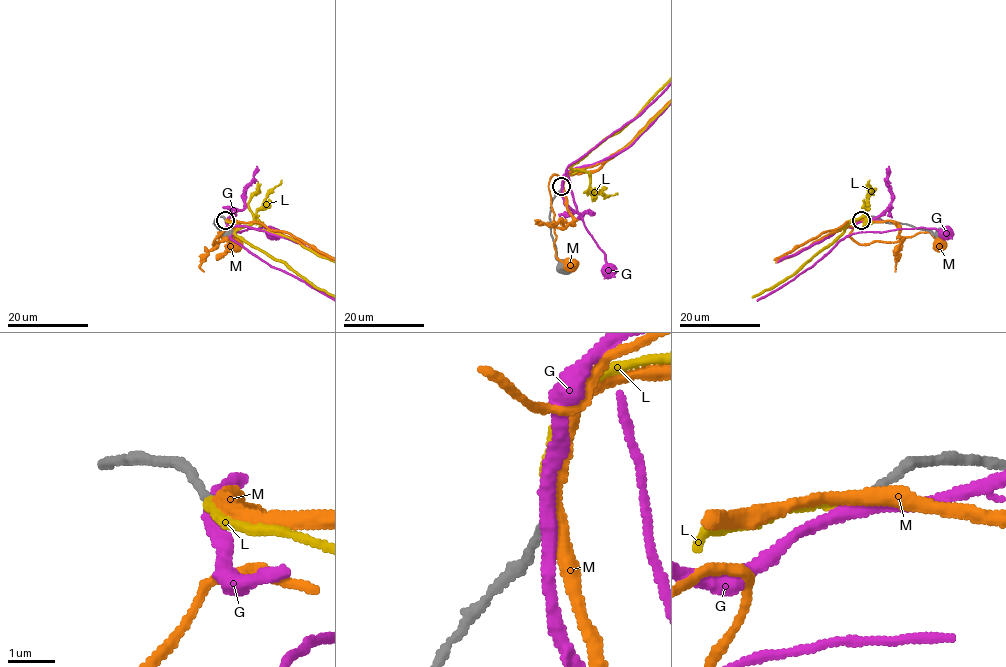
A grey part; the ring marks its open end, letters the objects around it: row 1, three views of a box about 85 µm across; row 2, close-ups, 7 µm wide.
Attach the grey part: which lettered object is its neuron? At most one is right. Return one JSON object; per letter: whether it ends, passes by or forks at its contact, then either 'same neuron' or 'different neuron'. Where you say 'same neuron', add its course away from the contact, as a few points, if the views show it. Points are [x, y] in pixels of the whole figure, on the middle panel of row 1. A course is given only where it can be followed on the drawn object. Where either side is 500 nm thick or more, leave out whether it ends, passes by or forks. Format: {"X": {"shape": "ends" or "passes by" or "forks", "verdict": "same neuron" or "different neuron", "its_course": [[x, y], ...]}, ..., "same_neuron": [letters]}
{"G": {"shape": "passes by", "verdict": "different neuron"}, "L": {"shape": "ends", "verdict": "same neuron"}, "M": {"shape": "passes by", "verdict": "different neuron"}, "same_neuron": ["L"]}

